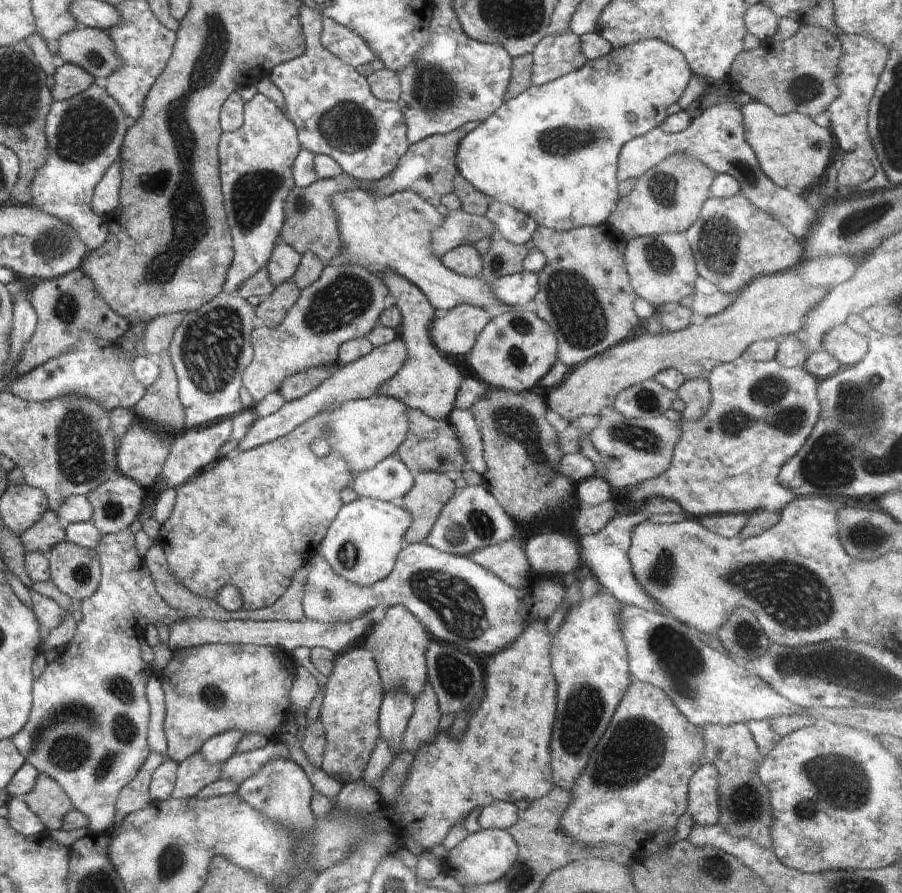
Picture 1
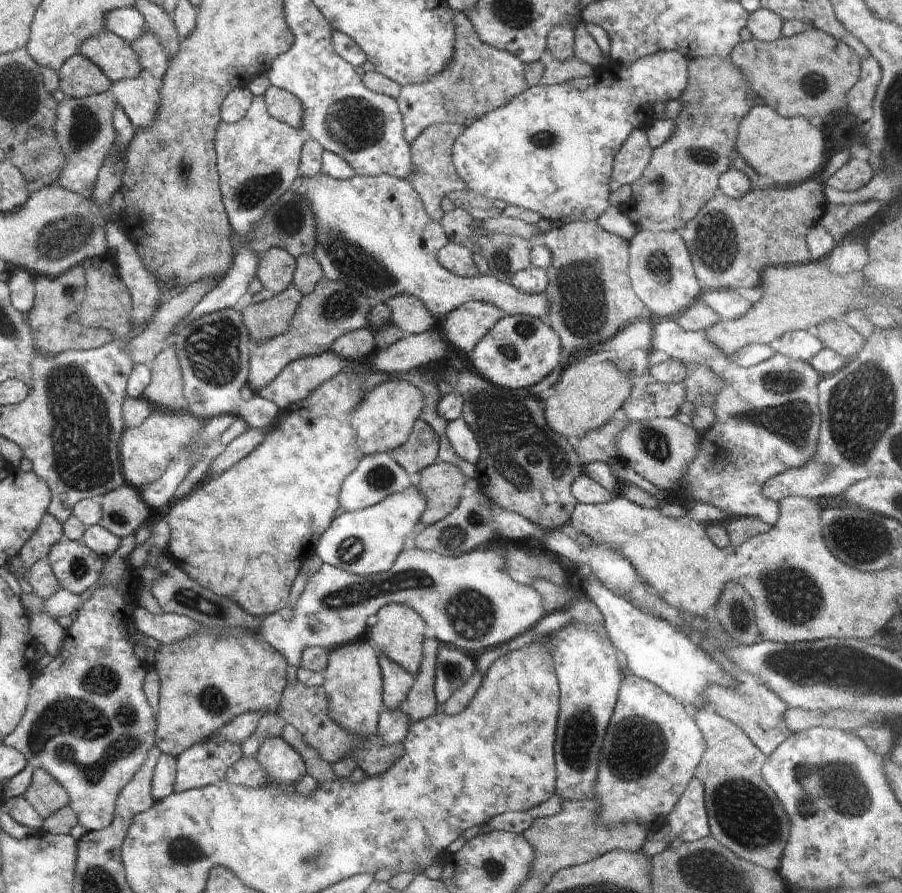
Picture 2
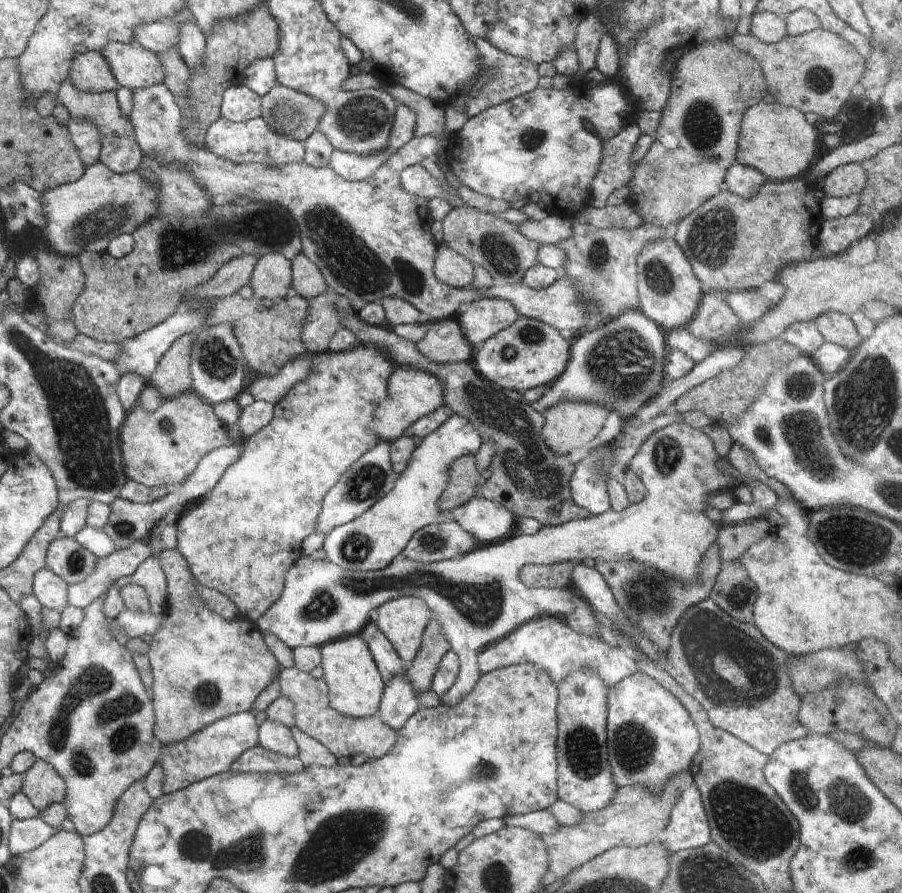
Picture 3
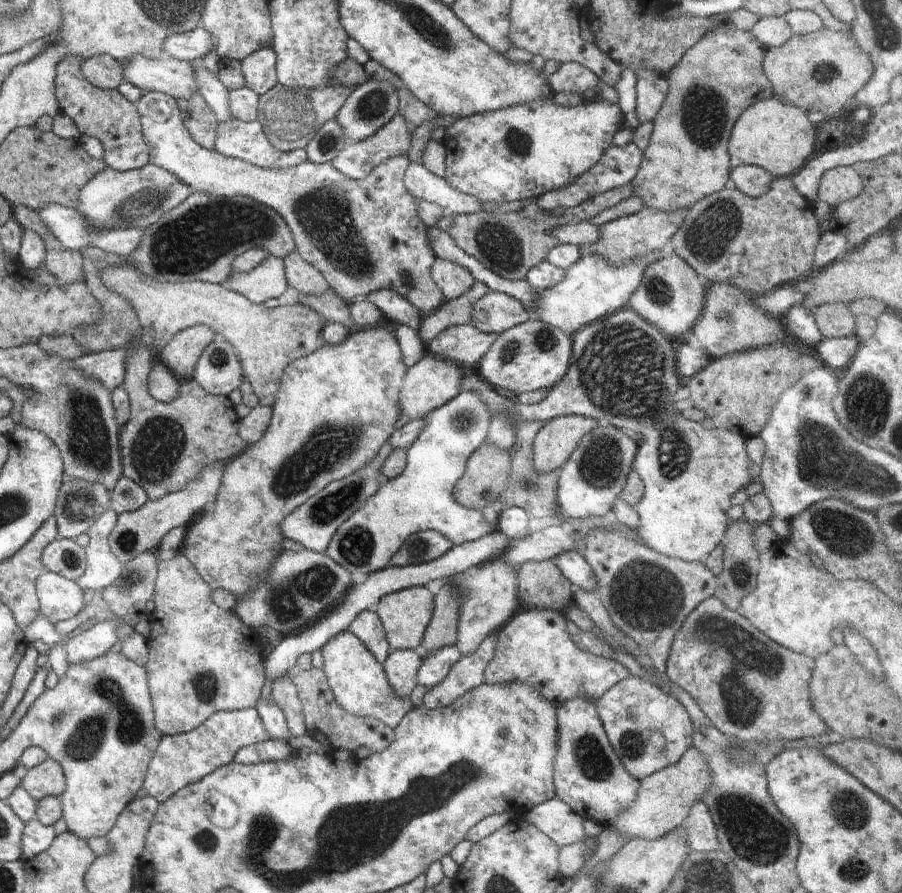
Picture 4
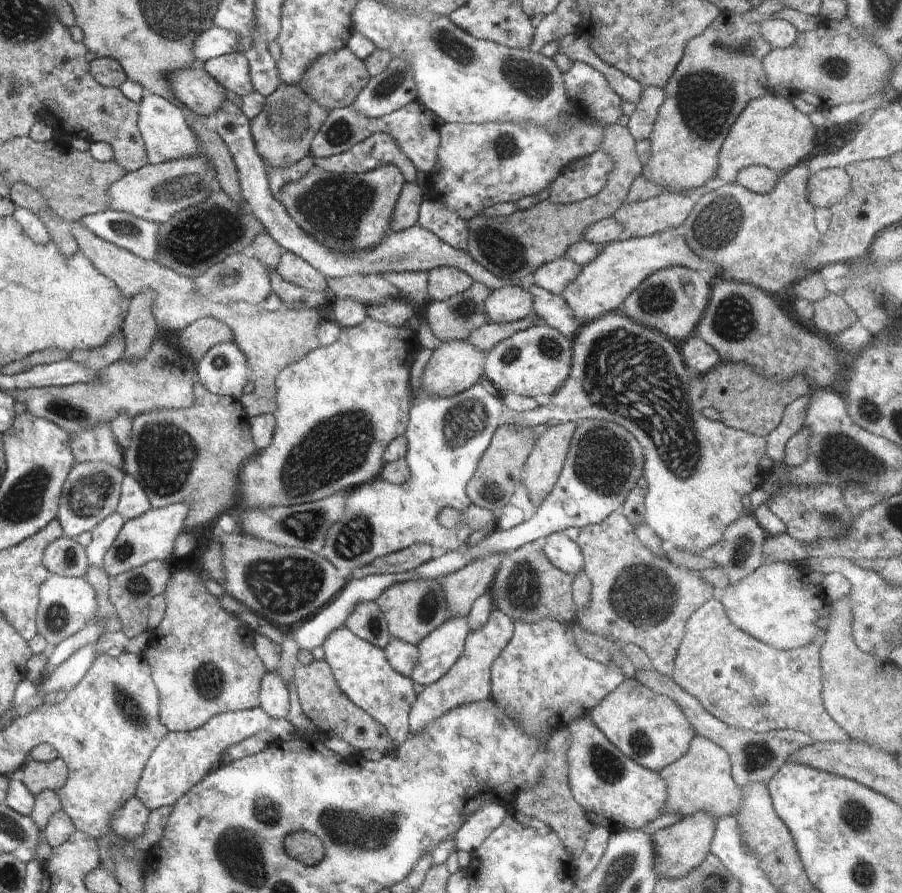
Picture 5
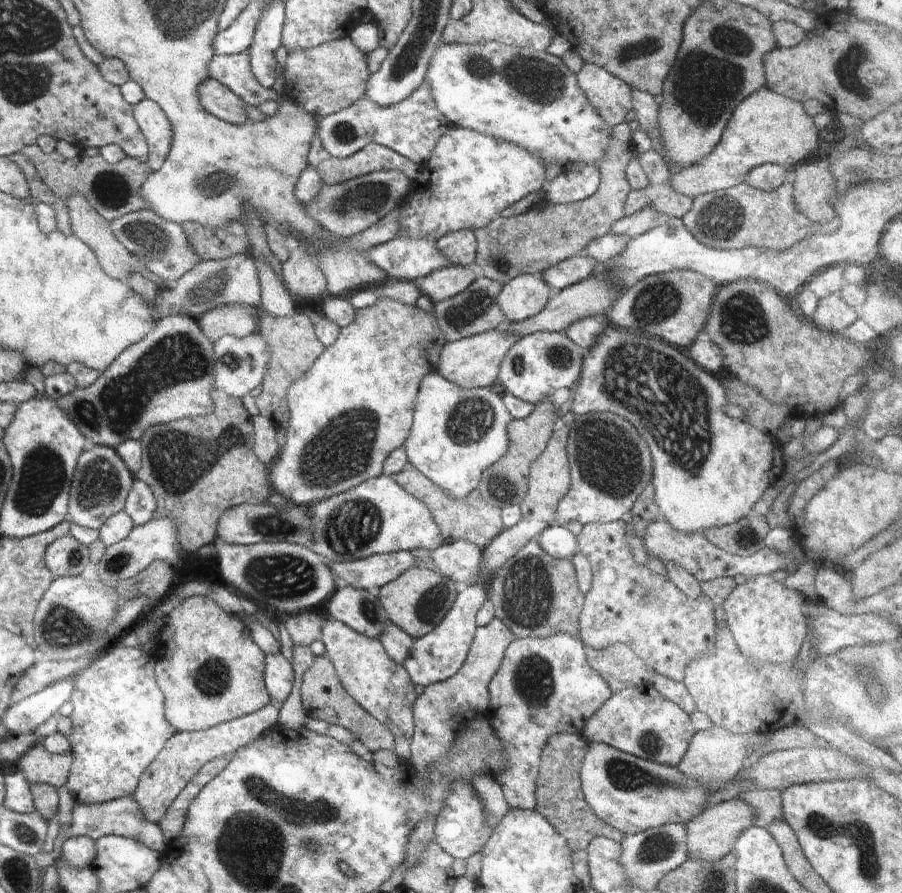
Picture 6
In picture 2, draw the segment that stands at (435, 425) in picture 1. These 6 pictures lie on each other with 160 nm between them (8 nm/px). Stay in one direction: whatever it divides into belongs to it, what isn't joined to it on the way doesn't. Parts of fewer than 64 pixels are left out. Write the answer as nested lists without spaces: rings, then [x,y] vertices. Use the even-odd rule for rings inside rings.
[[[418,418],[408,440],[388,453],[408,474],[421,472],[440,461],[439,436],[426,421]]]

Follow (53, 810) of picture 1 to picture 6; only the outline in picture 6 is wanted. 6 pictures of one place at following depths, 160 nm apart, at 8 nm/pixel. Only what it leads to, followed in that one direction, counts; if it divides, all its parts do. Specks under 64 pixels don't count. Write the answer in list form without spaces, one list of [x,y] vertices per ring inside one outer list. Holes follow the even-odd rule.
[[[38,744],[17,760],[15,769],[22,771],[29,783],[49,784],[57,789],[67,784],[72,761],[70,752],[50,754]]]

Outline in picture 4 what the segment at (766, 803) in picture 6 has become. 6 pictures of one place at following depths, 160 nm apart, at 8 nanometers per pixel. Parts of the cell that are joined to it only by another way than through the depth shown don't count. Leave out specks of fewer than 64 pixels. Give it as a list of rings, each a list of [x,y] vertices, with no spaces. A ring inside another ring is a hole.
[[[690,745],[678,762],[656,771],[640,780],[640,788],[630,808],[614,824],[632,838],[655,839],[672,832],[679,826],[690,824],[689,814],[693,804],[703,802],[712,786],[713,776],[701,752]]]

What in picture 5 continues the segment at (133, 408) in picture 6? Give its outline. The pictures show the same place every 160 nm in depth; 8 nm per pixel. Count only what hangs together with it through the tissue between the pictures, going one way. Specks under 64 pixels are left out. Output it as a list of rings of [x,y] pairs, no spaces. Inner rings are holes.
[[[157,332],[143,357],[129,361],[123,356],[104,367],[93,381],[63,387],[32,387],[8,394],[16,403],[23,402],[25,411],[52,421],[69,435],[76,435],[98,422],[110,423],[118,415],[128,415],[133,422],[138,415],[155,409],[188,409],[195,402],[196,365],[176,342],[176,334],[158,336]]]

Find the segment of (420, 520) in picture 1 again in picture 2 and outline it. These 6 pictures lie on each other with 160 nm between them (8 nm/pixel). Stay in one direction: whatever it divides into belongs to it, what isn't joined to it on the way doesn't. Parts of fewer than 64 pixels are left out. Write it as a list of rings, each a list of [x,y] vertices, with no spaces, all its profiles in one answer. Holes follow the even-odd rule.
[[[439,461],[421,470],[417,487],[427,498],[421,522],[428,526],[441,521],[460,504],[465,474],[455,464]]]

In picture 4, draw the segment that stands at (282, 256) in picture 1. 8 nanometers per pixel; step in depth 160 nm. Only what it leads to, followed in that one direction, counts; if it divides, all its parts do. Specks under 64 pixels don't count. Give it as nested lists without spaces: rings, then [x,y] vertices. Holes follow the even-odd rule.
[[[269,254],[262,264],[248,272],[231,272],[227,280],[220,285],[245,296],[257,305],[278,298],[288,292],[289,288],[282,259],[272,254]]]

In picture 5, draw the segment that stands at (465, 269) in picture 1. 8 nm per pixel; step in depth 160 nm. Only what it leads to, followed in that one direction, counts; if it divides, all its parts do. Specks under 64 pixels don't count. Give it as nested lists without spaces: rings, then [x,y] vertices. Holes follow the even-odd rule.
[[[440,267],[428,271],[427,291],[430,301],[443,301],[448,297],[468,291],[473,285],[469,274],[454,267]]]

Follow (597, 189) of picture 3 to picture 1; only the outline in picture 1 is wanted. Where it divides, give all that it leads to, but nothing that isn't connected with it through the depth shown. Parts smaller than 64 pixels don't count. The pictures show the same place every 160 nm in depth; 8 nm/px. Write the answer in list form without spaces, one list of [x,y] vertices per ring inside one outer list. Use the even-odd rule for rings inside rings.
[[[728,101],[704,108],[700,115],[691,119],[688,128],[678,134],[664,134],[656,127],[628,141],[618,157],[617,179],[620,182],[638,178],[674,153],[688,153],[701,160],[716,174],[726,173],[733,176],[740,183],[741,193],[753,205],[769,212],[802,244],[807,241],[811,228],[821,222],[821,210],[814,211],[808,208],[800,192],[779,187],[763,173],[754,151],[745,141],[743,116],[737,104]]]

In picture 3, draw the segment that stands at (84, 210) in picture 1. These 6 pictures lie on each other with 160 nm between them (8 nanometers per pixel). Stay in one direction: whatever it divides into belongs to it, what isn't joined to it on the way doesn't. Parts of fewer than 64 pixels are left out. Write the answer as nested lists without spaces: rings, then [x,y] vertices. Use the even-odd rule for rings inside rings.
[[[70,117],[66,128],[69,130],[70,138],[85,168],[98,163],[102,152],[102,143],[100,131],[95,124],[90,122],[90,119]]]

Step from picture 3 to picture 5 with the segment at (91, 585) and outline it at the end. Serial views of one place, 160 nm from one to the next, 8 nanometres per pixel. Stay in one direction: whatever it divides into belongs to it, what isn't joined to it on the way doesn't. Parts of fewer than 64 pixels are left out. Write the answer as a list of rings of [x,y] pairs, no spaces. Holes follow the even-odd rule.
[[[114,512],[102,520],[102,522],[99,522],[94,530],[91,530],[92,540],[85,547],[85,551],[92,565],[103,568],[105,554],[114,544],[125,522],[125,518]]]

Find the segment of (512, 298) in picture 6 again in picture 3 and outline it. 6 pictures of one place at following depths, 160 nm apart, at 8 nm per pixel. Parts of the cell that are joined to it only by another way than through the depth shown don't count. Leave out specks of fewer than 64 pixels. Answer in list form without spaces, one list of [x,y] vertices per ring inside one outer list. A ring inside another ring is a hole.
[[[483,297],[462,303],[454,316],[467,342],[476,351],[492,335],[508,328],[518,318],[520,315],[511,302],[494,297]]]

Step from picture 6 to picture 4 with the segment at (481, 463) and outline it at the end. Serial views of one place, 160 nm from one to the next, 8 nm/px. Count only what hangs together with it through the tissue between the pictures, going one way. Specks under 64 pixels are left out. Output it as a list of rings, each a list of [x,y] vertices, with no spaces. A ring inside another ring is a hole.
[[[463,390],[460,394],[457,394],[453,399],[450,399],[446,404],[427,412],[423,417],[423,427],[420,430],[418,438],[415,438],[415,441],[412,443],[412,446],[407,448],[407,465],[404,469],[404,472],[393,479],[387,479],[384,484],[378,487],[378,490],[375,492],[374,496],[370,497],[366,504],[363,507],[360,507],[336,532],[333,534],[332,540],[329,542],[328,548],[326,549],[325,554],[328,555],[334,562],[337,562],[340,566],[343,566],[350,574],[353,574],[356,577],[361,577],[364,574],[370,574],[374,571],[380,571],[389,564],[391,556],[403,545],[403,542],[413,534],[422,532],[422,531],[438,531],[442,533],[450,542],[453,542],[454,545],[461,545],[465,542],[475,541],[487,534],[493,533],[497,530],[496,521],[494,525],[491,525],[487,522],[482,515],[481,510],[474,510],[466,508],[464,505],[457,503],[453,498],[453,490],[456,486],[460,477],[464,474],[466,463],[468,457],[477,449],[484,444],[484,441],[487,440],[489,426],[491,423],[491,414],[485,405],[485,402],[481,399],[479,394],[476,394],[472,391]]]

